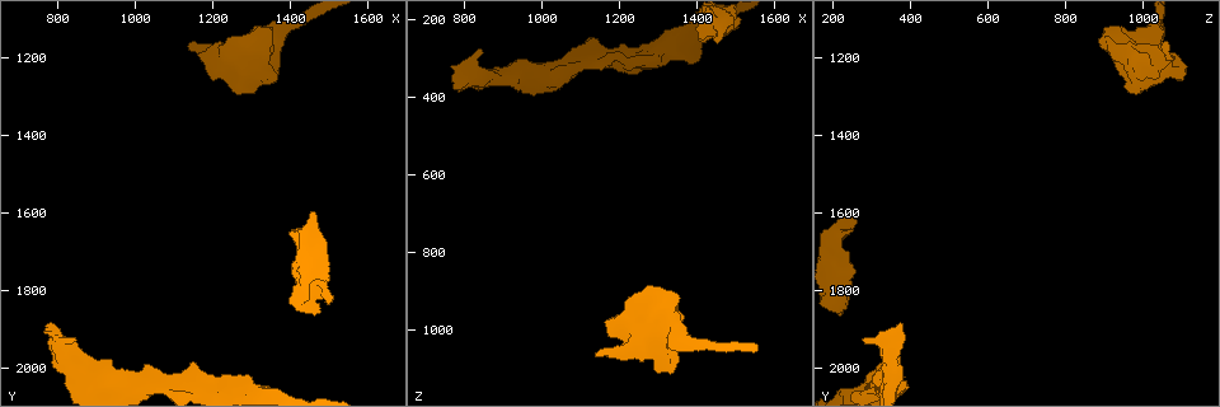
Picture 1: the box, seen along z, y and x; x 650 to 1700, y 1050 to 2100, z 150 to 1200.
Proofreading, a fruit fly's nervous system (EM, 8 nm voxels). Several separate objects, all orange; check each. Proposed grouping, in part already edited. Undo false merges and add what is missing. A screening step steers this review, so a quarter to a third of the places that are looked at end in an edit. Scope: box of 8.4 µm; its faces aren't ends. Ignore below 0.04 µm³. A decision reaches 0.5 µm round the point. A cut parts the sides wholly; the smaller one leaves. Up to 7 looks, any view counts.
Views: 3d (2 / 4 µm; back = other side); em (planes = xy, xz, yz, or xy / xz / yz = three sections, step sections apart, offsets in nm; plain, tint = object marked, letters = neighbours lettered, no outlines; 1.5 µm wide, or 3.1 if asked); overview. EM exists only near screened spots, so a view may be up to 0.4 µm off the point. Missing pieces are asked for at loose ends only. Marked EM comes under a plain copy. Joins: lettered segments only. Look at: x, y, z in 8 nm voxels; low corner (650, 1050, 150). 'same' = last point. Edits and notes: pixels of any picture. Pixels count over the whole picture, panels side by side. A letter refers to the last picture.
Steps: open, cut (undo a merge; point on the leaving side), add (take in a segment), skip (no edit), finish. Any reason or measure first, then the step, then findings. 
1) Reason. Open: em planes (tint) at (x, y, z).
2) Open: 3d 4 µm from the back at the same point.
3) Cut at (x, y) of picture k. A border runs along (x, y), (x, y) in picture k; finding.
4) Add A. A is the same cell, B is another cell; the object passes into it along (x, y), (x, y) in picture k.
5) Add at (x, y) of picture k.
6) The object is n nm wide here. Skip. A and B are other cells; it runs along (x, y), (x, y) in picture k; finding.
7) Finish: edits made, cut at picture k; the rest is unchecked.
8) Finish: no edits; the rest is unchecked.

Free end. Open: em yz step 8 (tint) at (1465, 1600, 235).

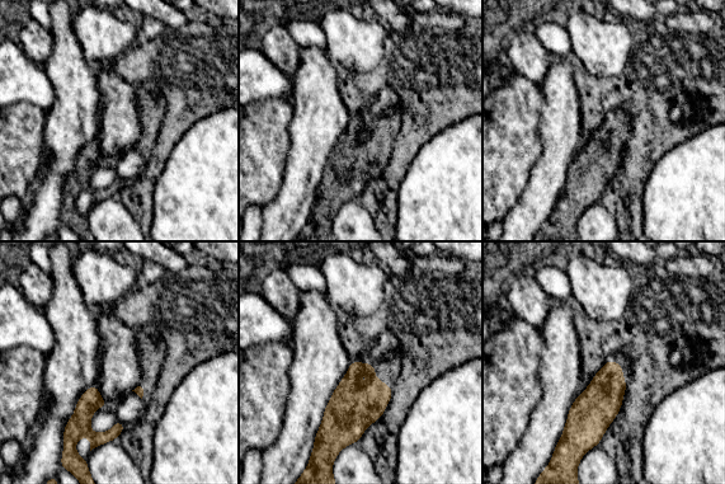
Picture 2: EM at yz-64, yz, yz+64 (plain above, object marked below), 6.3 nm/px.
Open: em planes (tint) at the same point.

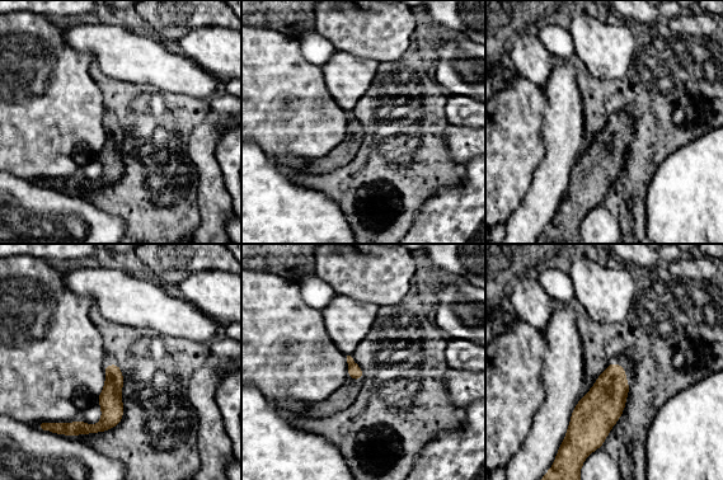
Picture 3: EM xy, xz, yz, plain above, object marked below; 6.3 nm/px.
What lies round it. Open: em planes (letters) at the same point.

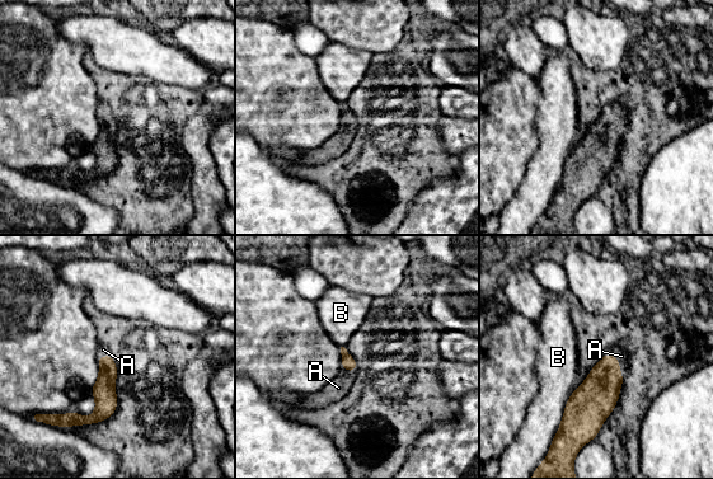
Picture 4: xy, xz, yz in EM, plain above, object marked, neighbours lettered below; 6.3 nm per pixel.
The longest contact is with B, 300 nm. Add A. A is the same cell, B is another cell; the object passes into it along (599, 393), (618, 361), (622, 356) in picture 4; the neuron continues.

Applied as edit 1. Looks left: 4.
Open: overview.

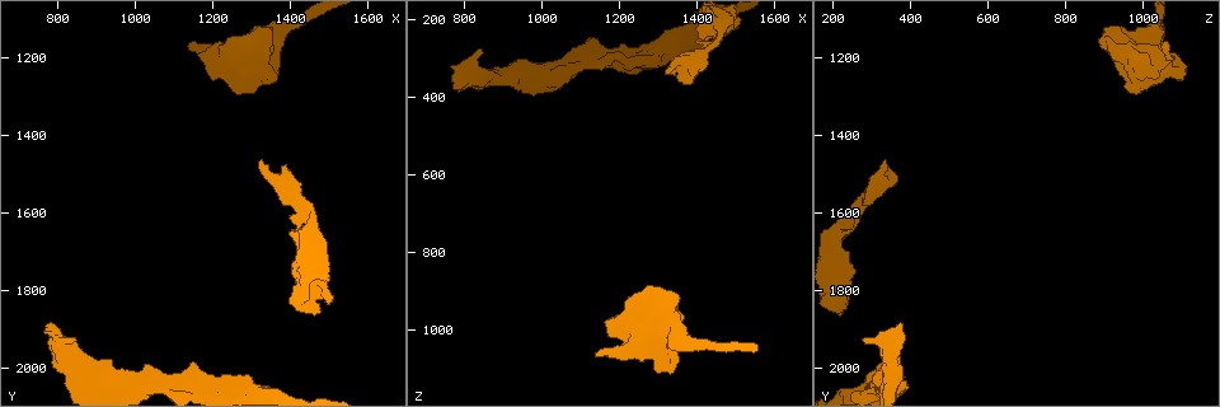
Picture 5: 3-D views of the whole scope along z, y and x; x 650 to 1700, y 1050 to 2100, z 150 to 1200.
Free end. Open: em xy step 4 (tint) at (1135, 1990, 330).

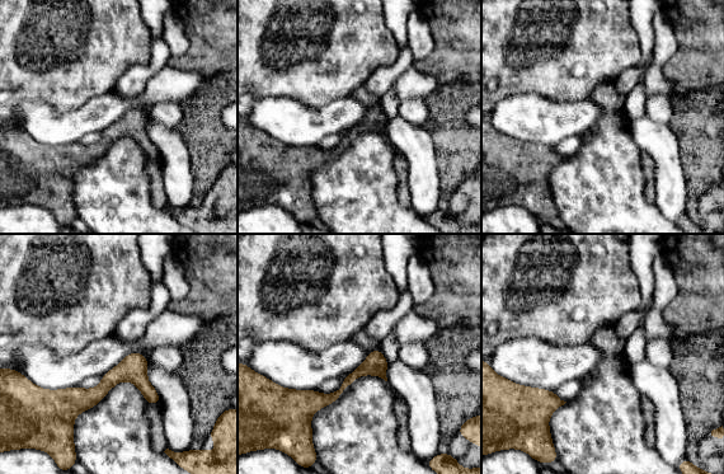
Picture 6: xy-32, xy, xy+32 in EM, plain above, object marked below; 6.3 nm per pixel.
Another direction. Open: em planes (letters) at the same point.

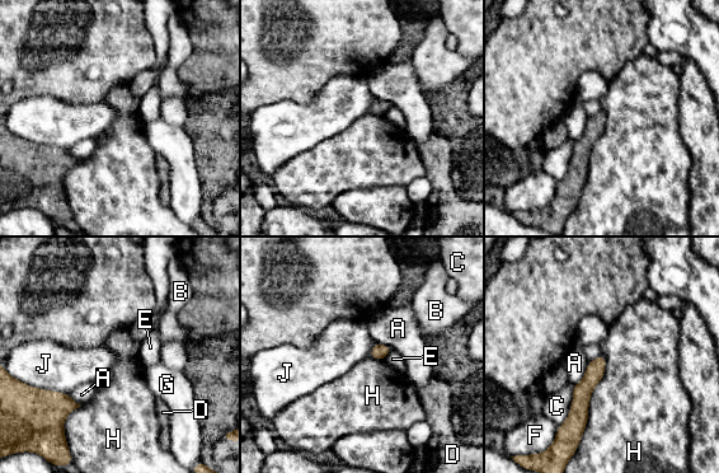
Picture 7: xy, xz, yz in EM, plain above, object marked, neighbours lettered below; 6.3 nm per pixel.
Skip. A, B, C, D, E, F, G, H and J are other cells; a border runs along (34, 387), (59, 390), (66, 394) in picture 7; no lettered segment goes on from it.

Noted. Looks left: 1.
Finish: edits made, add at picture 4; the rest is unchecked.

